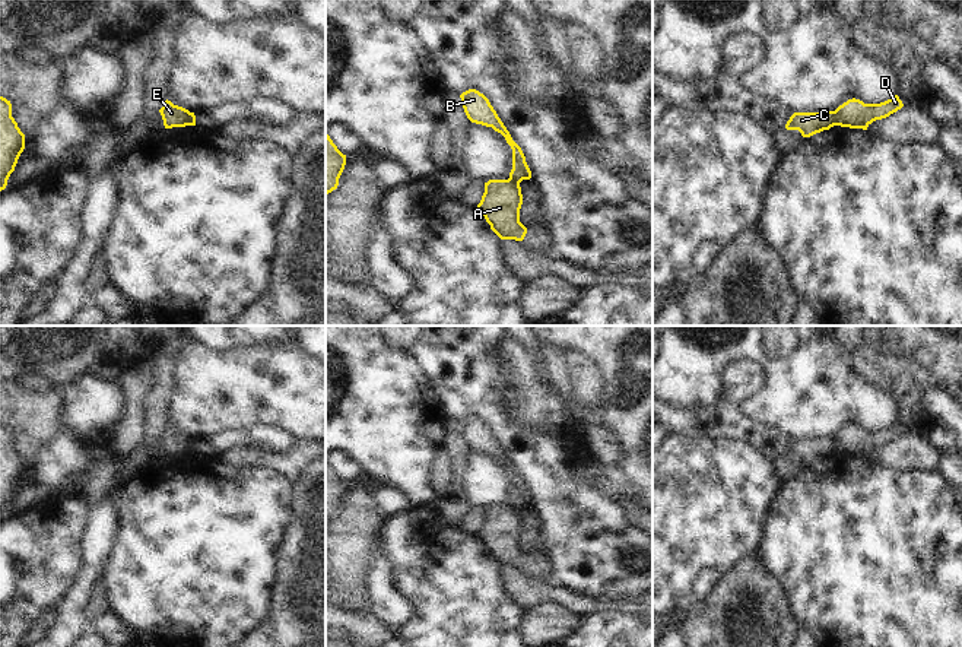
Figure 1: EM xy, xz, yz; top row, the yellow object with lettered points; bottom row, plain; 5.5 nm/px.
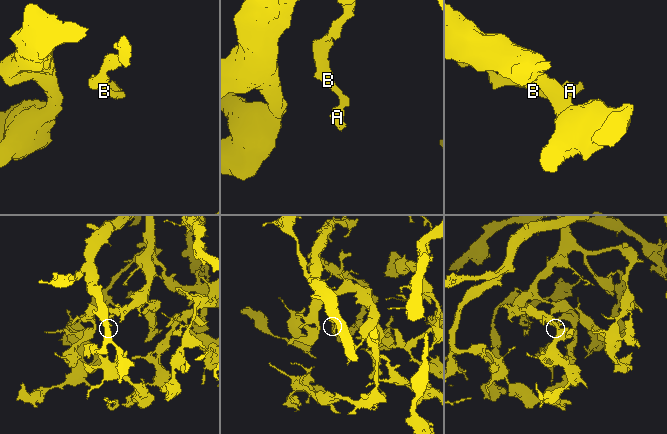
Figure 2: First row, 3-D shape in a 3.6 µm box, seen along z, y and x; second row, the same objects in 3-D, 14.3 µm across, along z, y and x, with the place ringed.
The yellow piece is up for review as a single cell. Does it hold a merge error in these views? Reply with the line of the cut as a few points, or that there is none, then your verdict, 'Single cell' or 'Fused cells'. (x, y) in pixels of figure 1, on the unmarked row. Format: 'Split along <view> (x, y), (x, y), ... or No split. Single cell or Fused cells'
Split along yz (832, 438), (835, 452). Fused cells

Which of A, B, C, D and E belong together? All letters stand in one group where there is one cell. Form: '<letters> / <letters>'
A D E / B C

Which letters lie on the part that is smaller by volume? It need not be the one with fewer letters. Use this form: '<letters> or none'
A, D, E

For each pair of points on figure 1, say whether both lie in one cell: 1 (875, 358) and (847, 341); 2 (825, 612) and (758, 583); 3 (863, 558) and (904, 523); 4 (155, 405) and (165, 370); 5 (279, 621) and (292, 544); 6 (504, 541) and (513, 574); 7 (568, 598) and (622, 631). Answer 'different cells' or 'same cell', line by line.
1: different cells
2: different cells
3: same cell
4: same cell
5: same cell
6: different cells
7: different cells

